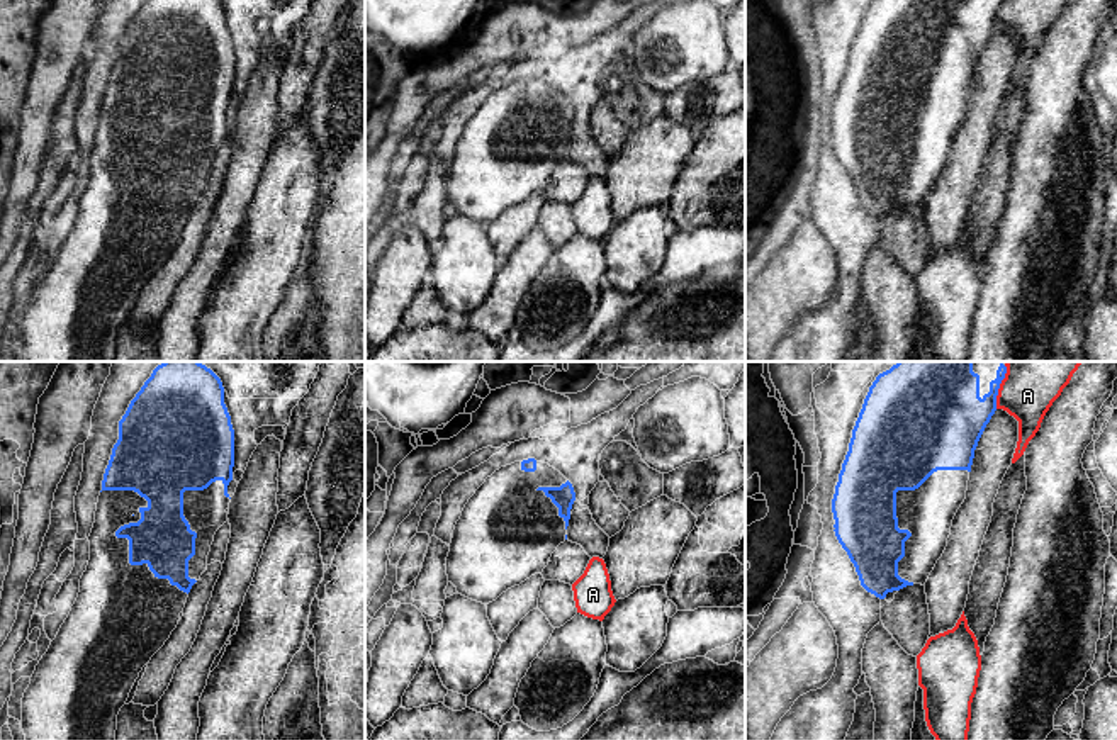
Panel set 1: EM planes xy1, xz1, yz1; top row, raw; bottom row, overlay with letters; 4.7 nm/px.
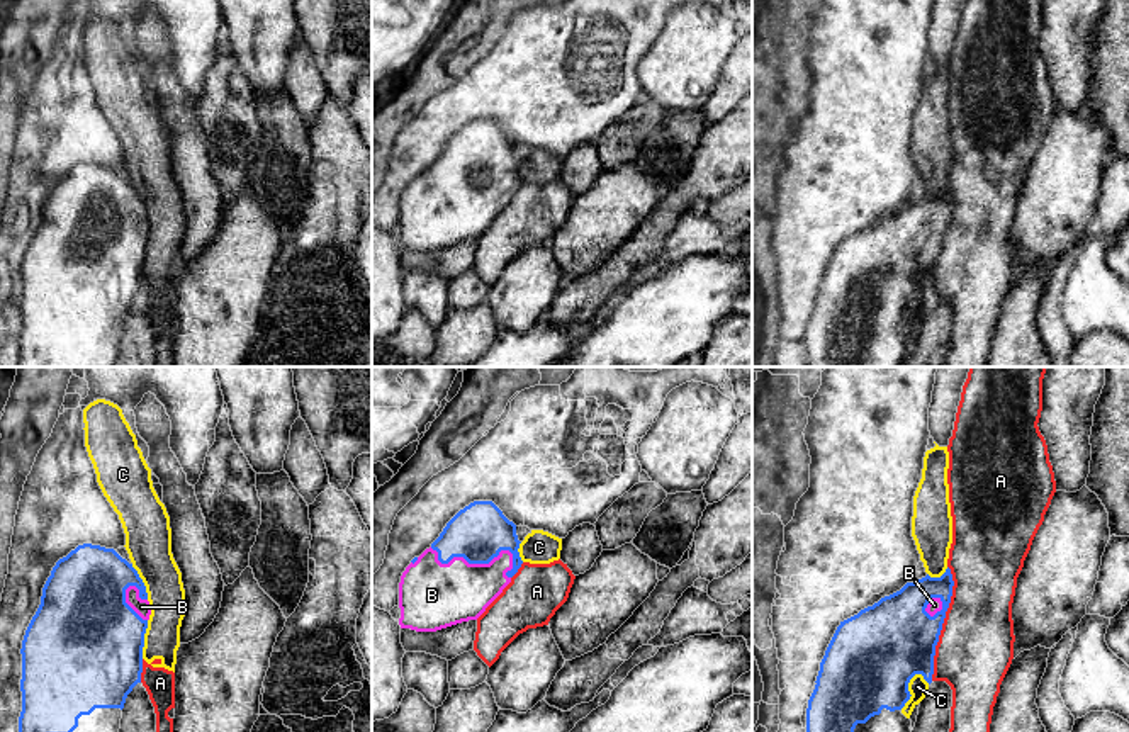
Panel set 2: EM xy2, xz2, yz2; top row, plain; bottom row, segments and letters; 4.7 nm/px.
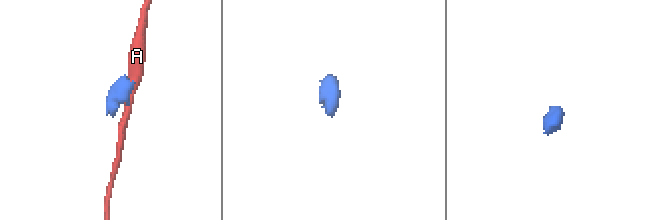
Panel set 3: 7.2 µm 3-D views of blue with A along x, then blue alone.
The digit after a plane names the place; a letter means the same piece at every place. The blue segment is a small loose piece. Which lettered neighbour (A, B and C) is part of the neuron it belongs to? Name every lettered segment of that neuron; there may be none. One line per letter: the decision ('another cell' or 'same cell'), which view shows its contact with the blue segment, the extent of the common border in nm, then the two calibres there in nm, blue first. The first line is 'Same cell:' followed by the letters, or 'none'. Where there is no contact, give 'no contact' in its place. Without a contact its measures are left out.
Same cell: B
A: another cell; meets blue in yz2; contact 550 nm long; 380 nm thick on the blue side, 360 nm on the other
B: same cell; meets blue in xz2; contact 420 nm long; 280 nm thick on the blue side, 320 nm on the other
C: another cell; meets blue in yz2; contact 200 nm long; 420 nm thick on the blue side, 90 nm on the other

